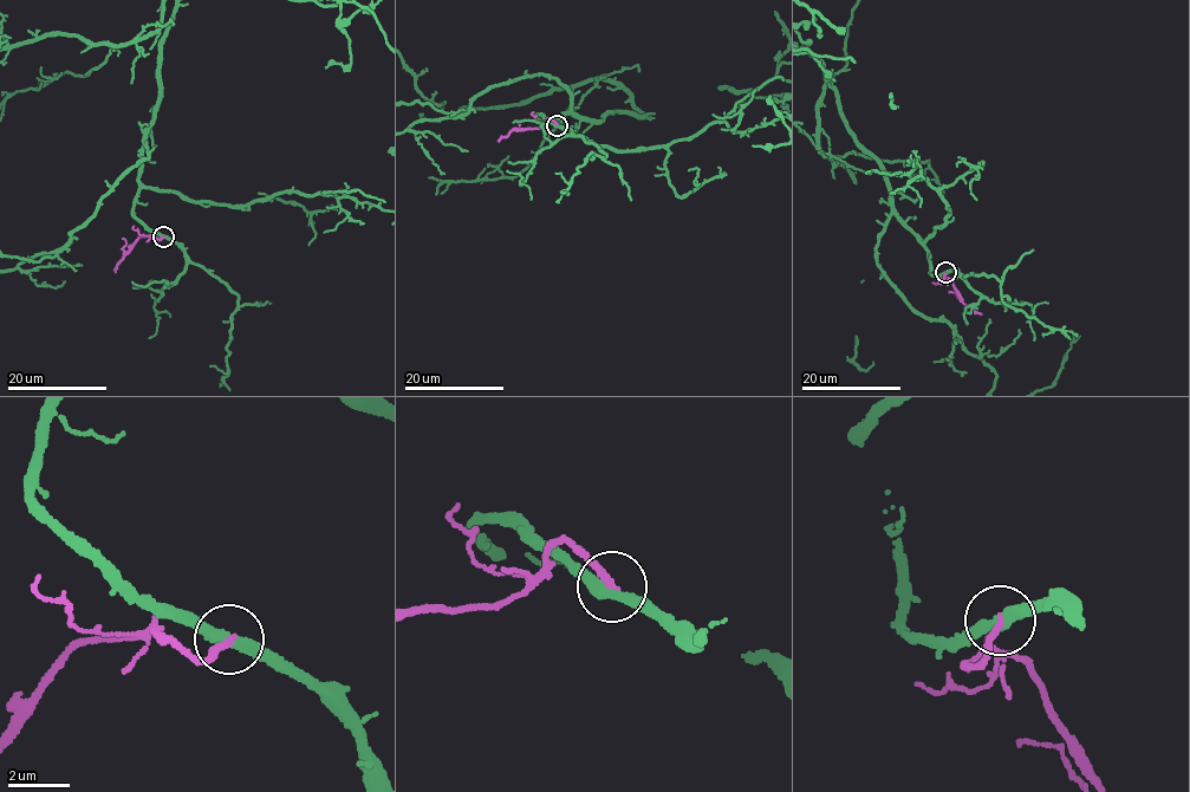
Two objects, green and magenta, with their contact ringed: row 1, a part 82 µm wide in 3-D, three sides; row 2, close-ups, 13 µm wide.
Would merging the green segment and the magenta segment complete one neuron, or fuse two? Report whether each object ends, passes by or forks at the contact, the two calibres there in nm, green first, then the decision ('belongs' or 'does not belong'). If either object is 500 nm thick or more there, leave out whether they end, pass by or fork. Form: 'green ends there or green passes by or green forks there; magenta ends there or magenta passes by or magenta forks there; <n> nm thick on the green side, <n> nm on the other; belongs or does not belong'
green passes by; magenta ends there; 360 nm thick on the green side, 240 nm on the other; does not belong

